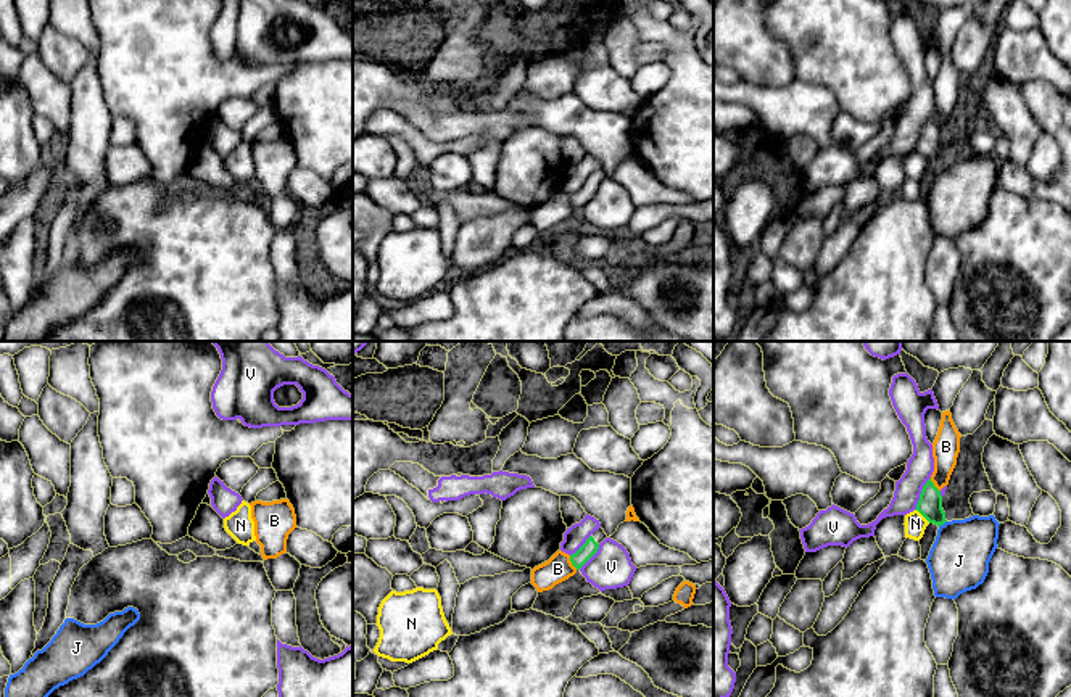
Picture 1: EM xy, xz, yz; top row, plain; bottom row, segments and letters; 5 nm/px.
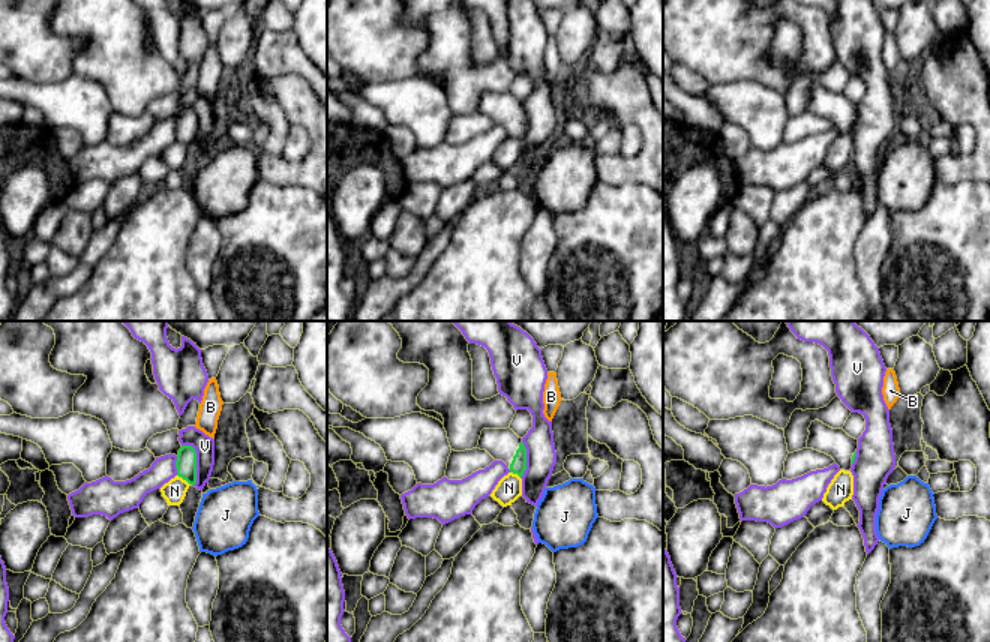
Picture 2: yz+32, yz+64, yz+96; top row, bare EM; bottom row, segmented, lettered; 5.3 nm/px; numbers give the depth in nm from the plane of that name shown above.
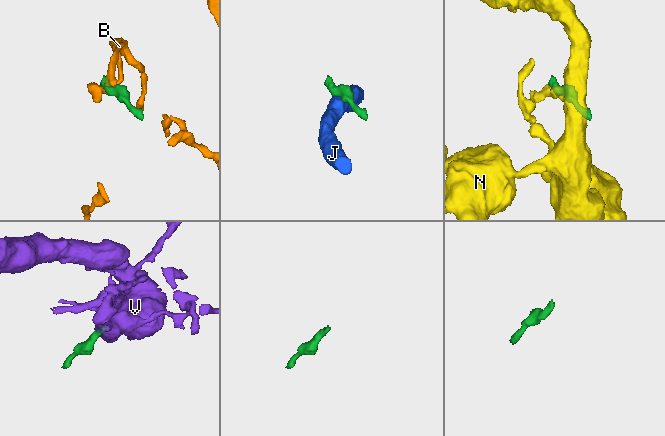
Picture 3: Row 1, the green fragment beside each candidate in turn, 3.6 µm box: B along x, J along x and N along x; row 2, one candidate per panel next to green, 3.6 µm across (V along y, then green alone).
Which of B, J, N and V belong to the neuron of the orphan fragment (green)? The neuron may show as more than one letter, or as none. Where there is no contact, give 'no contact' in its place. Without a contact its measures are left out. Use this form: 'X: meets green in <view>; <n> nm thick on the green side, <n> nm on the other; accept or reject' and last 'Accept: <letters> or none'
B: meets green in xz; 80 nm thick on the green side, 140 nm on the other; reject
J: meets green in yz; 120 nm thick on the green side, 300 nm on the other; reject
N: meets green in yz; 120 nm thick on the green side, 110 nm on the other; reject
V: meets green in yz; 120 nm thick on the green side, 140 nm on the other; reject
Accept: none

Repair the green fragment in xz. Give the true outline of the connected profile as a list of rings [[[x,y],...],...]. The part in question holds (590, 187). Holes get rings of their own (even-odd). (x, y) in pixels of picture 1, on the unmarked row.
[[[602,167],[596,169],[586,182],[570,195],[572,204],[580,209],[599,188],[599,184],[607,177]]]

